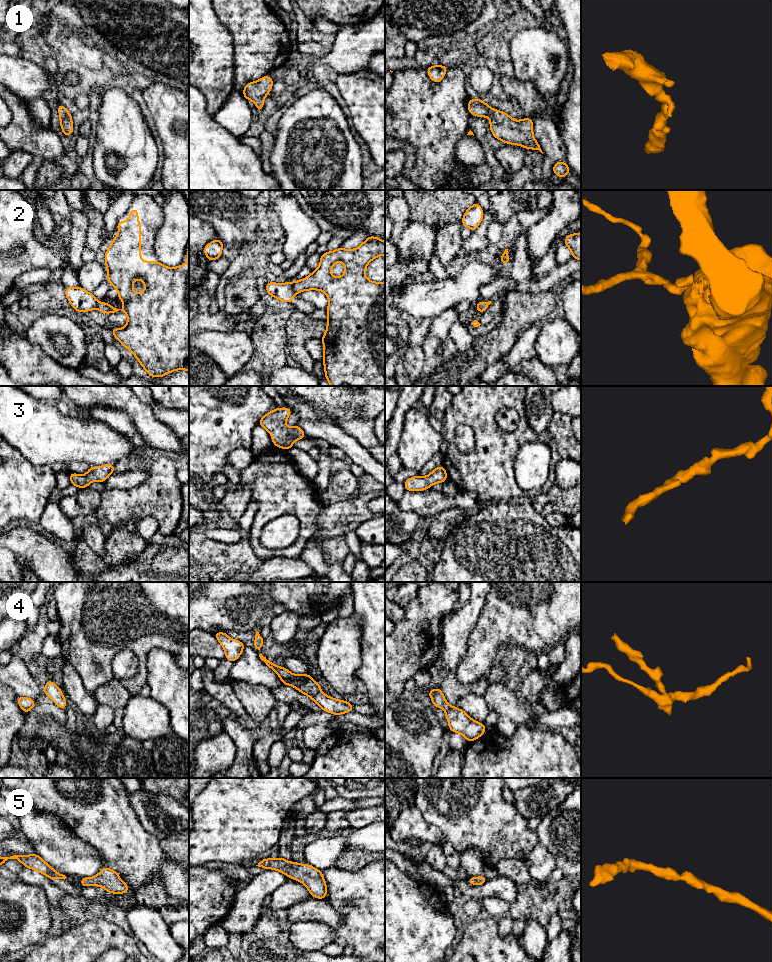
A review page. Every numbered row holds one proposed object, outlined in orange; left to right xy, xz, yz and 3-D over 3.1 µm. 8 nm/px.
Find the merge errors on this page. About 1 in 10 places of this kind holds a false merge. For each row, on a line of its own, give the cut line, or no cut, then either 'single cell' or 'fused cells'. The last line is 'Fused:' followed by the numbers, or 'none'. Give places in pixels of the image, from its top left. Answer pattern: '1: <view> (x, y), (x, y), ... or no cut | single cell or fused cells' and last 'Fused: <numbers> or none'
1: no cut | single cell
2: xz (293, 282), (293, 290), (296, 293) | fused cells
3: no cut | single cell
4: no cut | single cell
5: no cut | single cell
Fused: 2

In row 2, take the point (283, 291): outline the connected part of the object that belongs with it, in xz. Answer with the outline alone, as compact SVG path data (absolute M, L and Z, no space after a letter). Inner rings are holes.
M268 282L265 286L267 293L286 303L292 303L293 297L297 294L293 289L294 282L273 283Z

